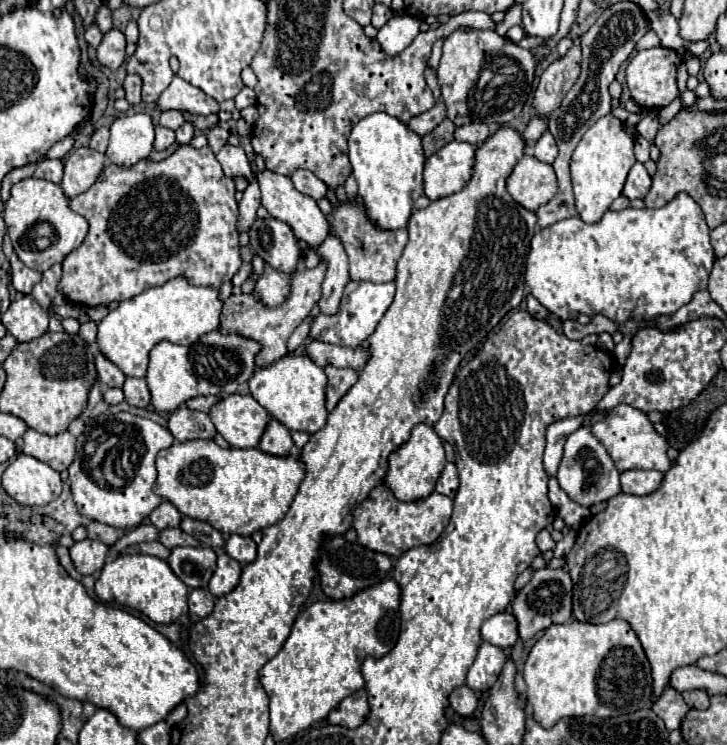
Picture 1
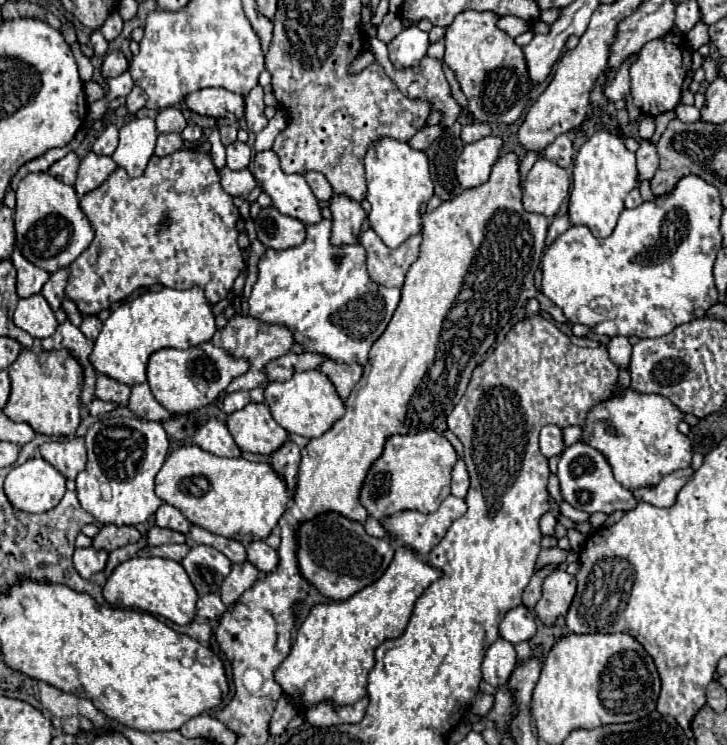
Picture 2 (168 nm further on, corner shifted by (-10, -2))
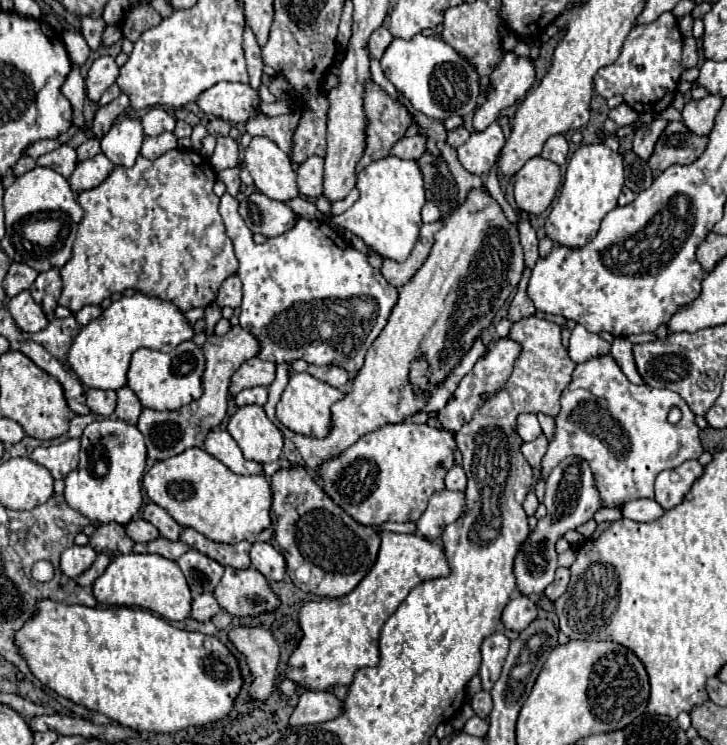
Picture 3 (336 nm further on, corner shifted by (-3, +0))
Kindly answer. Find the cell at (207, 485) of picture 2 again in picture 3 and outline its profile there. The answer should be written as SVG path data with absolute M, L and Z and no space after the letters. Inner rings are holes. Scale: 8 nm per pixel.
M189 448L169 460L153 464L143 476L143 488L149 500L163 506L179 526L193 528L213 542L237 544L259 534L271 524L269 480L265 476L233 474L203 448Z

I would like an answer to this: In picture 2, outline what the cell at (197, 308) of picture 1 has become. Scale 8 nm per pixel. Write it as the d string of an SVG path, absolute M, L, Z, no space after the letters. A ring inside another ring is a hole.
M160 288L150 290L126 304L118 306L108 320L100 336L94 342L90 360L96 372L106 374L128 386L146 382L148 358L162 348L188 348L212 340L216 332L216 316L212 304L206 300L206 294L200 288L174 290Z

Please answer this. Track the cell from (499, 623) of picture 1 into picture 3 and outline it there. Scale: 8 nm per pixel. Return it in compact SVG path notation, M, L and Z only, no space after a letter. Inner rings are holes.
M523 594L511 598L503 610L505 628L515 630L515 632L525 630L535 618L537 618L537 604L533 598L523 596Z

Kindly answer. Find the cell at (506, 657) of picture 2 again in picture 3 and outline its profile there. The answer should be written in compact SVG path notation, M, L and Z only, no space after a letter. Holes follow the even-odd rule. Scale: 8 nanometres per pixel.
M501 632L491 634L491 636L483 642L483 646L481 646L483 662L481 662L481 670L479 670L483 690L489 692L491 686L497 682L507 652L509 652L509 638L507 638L505 634L501 634Z

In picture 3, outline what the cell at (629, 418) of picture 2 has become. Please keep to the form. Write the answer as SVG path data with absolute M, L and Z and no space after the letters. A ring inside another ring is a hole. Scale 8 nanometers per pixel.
M609 354L577 364L573 370L573 380L567 386L567 390L563 390L559 400L561 410L555 416L555 436L549 442L547 454L541 460L541 476L545 478L567 456L579 456L587 460L593 470L595 488L599 490L603 508L619 508L635 498L653 498L653 482L661 470L677 468L685 460L699 458L703 454L695 414L689 410L683 398L679 398L679 394L671 390L651 388L647 384L643 386L631 384L617 366L617 362L613 360L613 356ZM671 406L679 406L683 412L683 418L677 424L669 424L667 420L667 412Z

